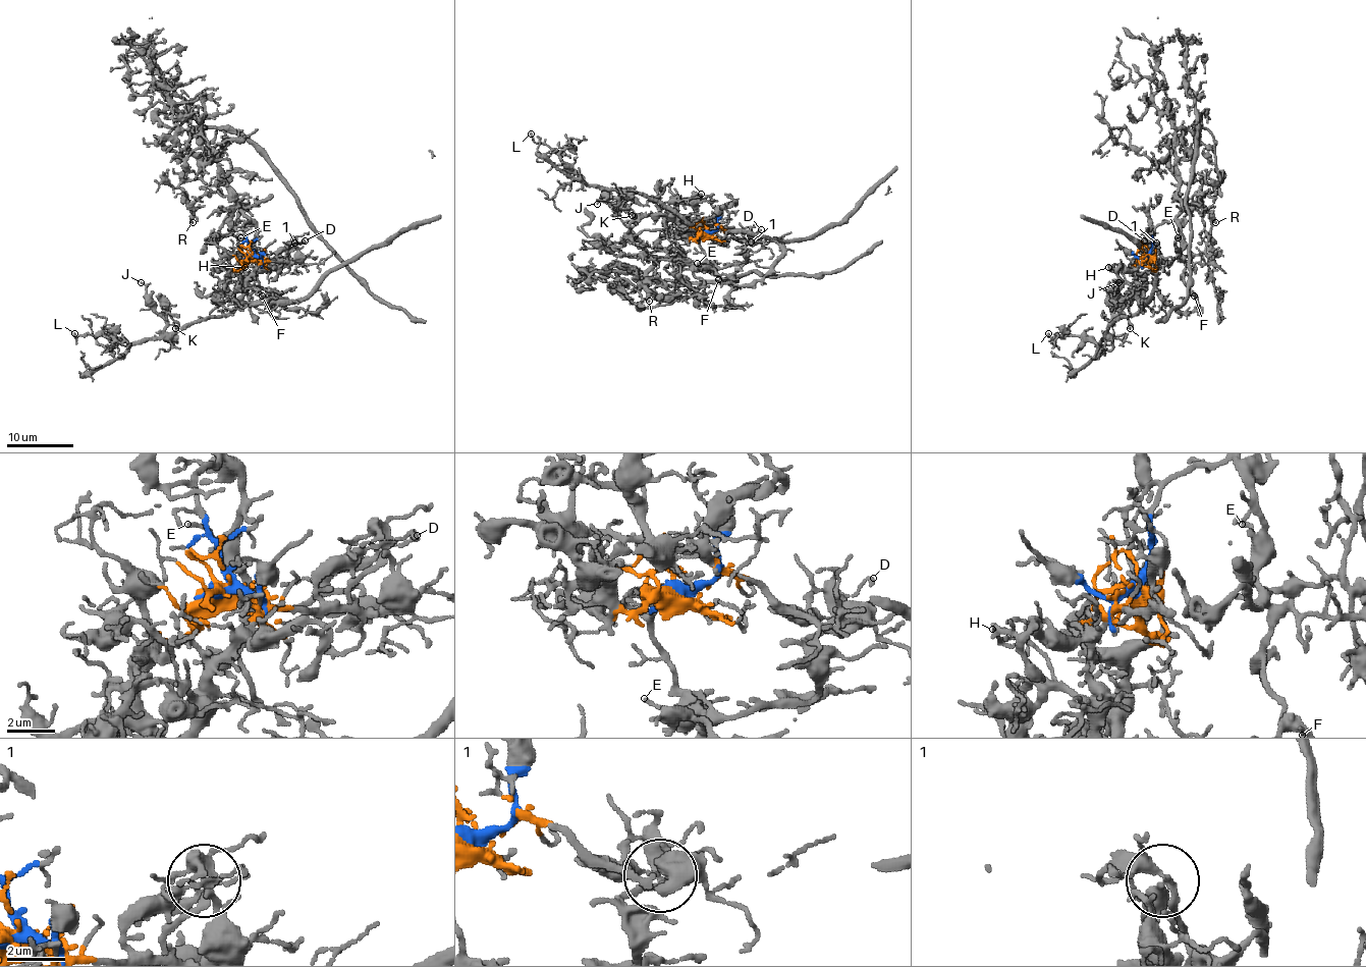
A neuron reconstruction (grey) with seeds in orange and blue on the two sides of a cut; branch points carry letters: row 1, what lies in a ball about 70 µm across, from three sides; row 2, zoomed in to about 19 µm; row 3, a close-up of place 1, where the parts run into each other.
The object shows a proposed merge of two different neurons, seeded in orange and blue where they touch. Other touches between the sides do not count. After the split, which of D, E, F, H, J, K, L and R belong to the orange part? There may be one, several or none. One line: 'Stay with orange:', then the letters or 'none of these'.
Stay with orange: H, J, K, L

